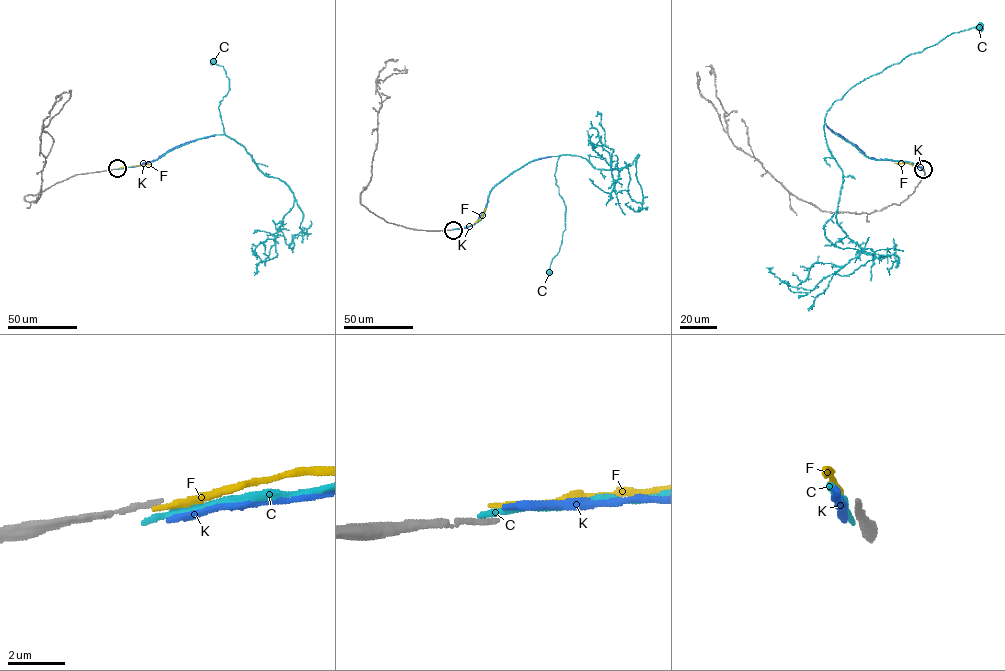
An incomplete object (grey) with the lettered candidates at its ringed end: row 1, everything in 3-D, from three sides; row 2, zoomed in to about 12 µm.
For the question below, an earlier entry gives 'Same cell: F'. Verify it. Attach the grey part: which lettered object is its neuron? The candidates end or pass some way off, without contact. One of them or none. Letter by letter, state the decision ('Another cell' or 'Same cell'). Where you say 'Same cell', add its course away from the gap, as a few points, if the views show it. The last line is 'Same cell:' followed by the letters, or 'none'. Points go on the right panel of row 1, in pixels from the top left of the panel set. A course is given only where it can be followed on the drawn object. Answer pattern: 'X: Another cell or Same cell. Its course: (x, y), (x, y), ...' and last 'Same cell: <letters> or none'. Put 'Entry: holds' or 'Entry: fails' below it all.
C: Another cell
F: Another cell
K: Another cell
Same cell: none
Entry: fails

